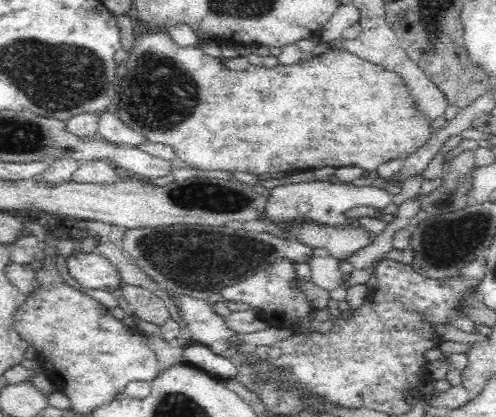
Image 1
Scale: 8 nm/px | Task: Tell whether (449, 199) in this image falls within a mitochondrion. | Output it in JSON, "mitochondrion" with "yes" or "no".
{"mitochondrion":"yes"}

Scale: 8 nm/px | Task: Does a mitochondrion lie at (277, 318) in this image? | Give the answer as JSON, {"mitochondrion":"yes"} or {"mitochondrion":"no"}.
{"mitochondrion":"no"}

